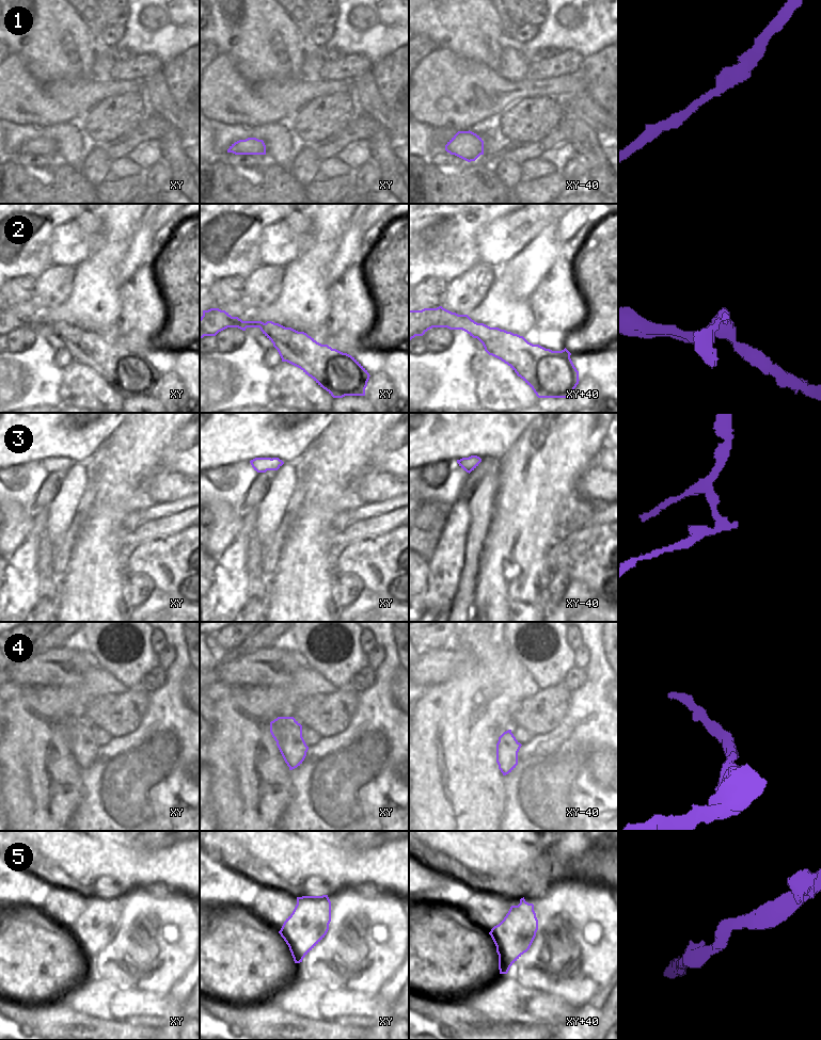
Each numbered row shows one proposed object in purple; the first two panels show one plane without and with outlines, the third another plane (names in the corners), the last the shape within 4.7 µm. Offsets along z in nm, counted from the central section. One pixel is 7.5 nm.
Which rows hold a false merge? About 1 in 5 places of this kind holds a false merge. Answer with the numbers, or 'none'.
3

